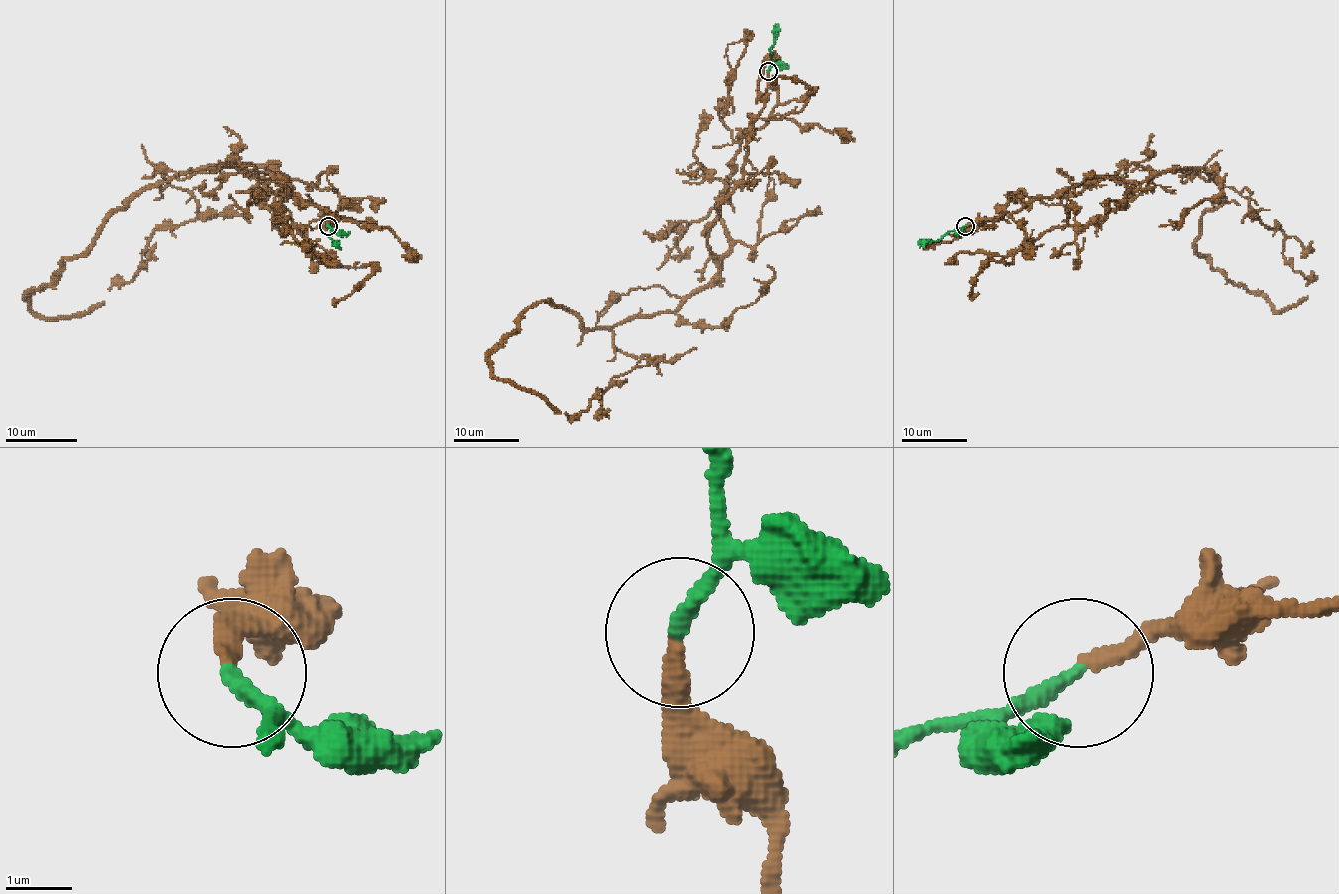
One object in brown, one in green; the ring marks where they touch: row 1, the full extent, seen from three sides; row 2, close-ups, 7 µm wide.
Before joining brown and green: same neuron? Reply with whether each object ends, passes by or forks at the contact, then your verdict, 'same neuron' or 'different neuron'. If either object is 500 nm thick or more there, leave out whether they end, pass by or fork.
brown ends | green ends | same neuron

